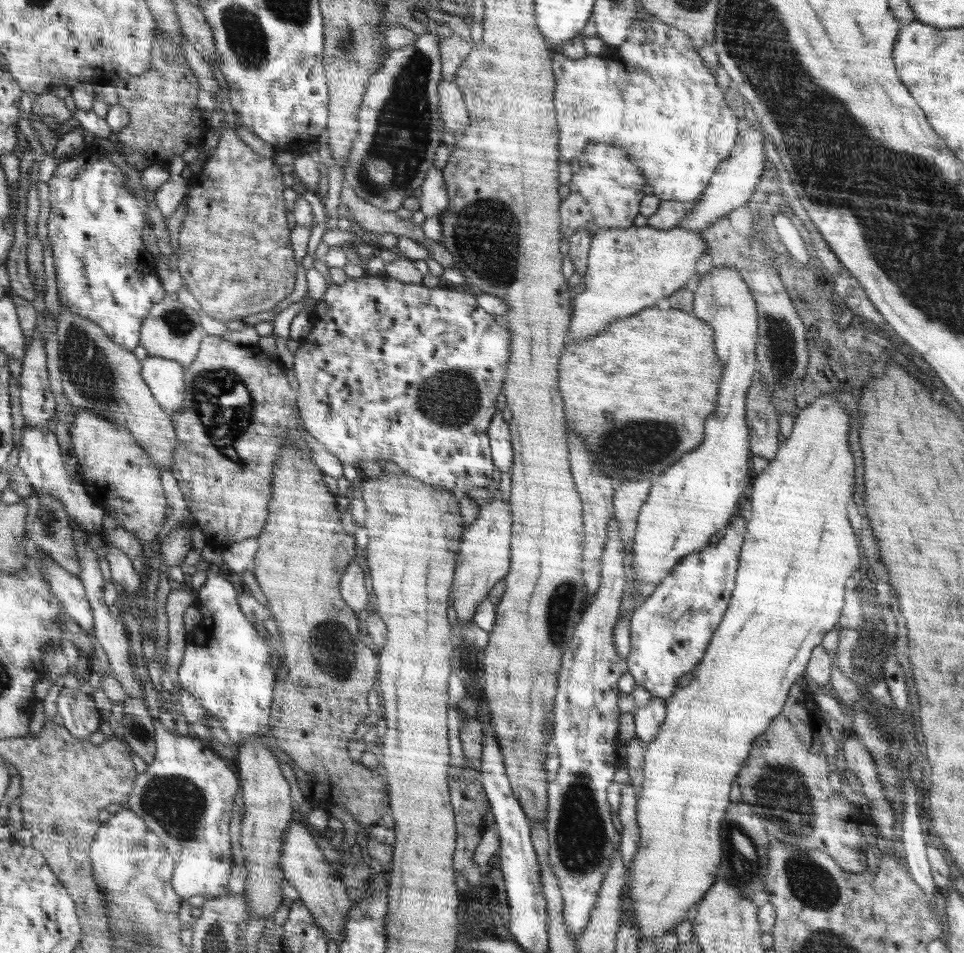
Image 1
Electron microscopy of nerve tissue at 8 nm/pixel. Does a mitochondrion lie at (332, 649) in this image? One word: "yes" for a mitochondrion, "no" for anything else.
yes

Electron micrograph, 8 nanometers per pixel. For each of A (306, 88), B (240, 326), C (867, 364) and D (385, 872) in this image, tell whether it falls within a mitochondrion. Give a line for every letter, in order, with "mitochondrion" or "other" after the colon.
A: other
B: other
C: other
D: other

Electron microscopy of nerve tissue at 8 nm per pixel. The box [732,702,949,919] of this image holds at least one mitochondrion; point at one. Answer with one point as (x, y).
(780, 789)

